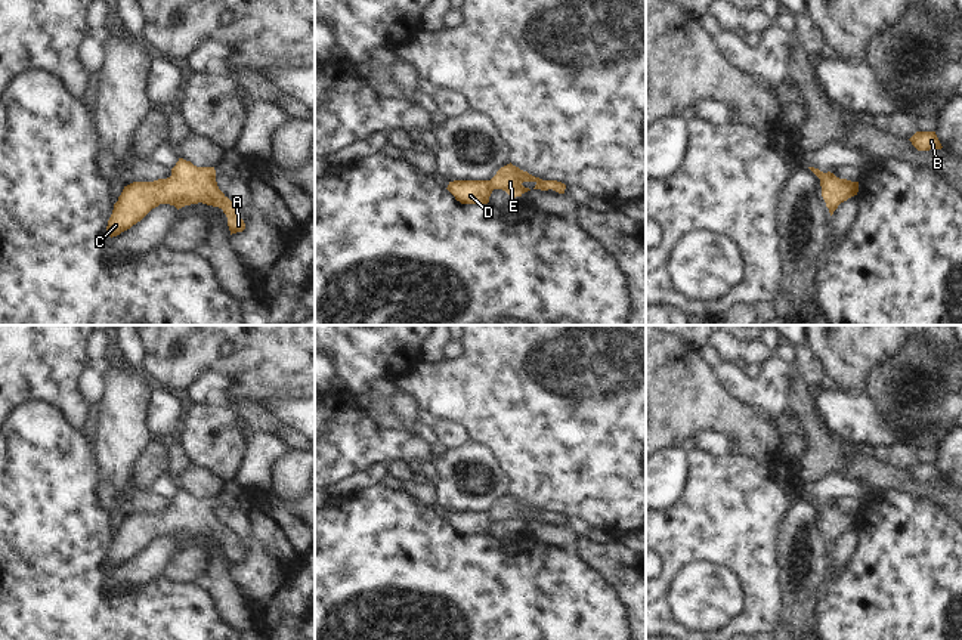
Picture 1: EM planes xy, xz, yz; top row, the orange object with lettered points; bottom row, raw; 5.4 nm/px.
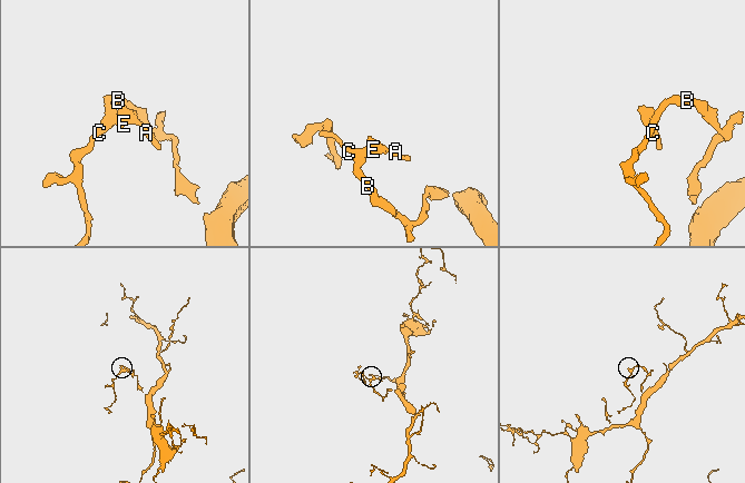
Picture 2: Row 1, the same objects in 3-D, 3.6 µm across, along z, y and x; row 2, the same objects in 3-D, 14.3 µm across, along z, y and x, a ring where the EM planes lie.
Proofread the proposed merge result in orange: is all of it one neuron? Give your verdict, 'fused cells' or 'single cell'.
single cell

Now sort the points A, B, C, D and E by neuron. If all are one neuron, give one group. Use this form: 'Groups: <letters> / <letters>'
Groups: A B C D E.

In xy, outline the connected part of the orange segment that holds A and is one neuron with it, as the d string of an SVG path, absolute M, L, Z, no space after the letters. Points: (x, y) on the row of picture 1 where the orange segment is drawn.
M179 158L170 177L124 186L114 204L105 234L111 238L120 235L160 204L170 204L179 210L198 202L222 208L231 235L245 229L238 205L219 189L214 167L197 167Z

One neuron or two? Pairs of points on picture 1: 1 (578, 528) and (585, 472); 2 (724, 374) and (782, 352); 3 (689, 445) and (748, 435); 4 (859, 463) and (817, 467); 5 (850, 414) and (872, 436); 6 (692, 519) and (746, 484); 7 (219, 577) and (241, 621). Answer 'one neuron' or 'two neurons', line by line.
1: two neurons
2: two neurons
3: two neurons
4: one neuron
5: one neuron
6: one neuron
7: one neuron

